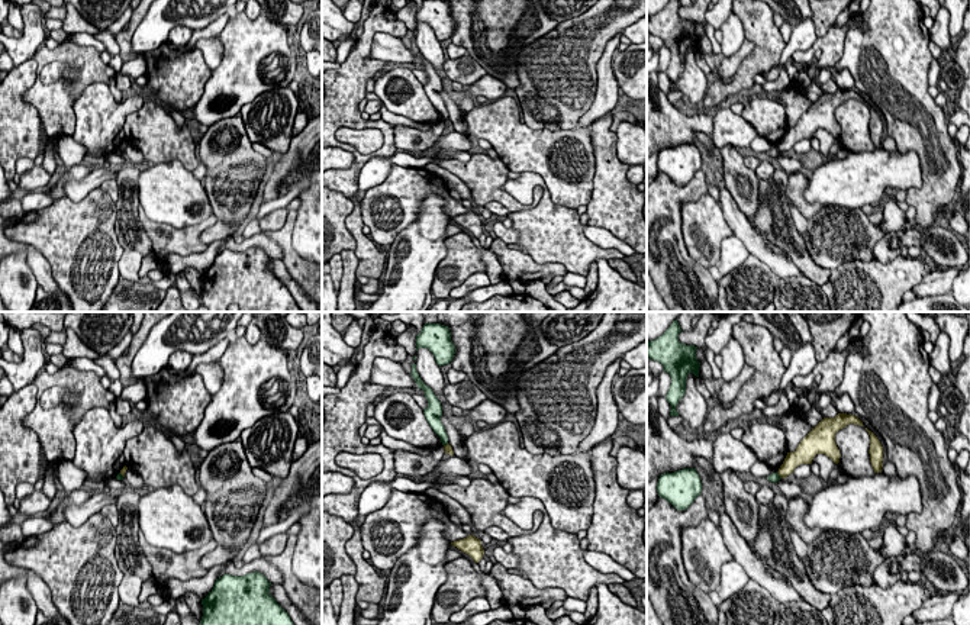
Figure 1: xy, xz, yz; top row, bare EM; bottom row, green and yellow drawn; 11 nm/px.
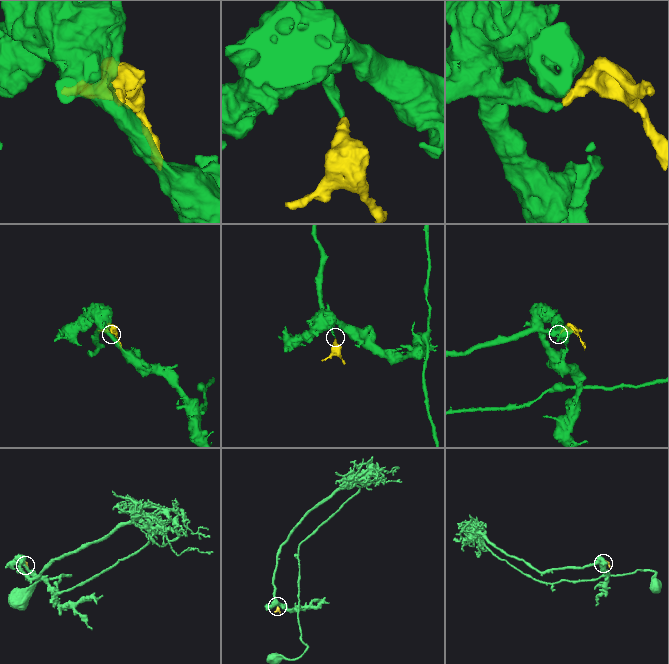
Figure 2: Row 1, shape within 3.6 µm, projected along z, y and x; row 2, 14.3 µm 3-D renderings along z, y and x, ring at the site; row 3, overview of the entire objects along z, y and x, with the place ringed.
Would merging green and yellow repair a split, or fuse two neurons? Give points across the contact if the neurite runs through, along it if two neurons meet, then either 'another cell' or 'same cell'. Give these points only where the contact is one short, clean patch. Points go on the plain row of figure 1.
border yz (777, 147), (782, 152); another cell

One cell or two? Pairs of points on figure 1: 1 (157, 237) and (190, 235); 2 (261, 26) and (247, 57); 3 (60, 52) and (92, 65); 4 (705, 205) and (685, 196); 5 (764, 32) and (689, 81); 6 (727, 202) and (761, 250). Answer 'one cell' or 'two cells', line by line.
1: one cell
2: one cell
3: one cell
4: two cells
5: two cells
6: one cell

